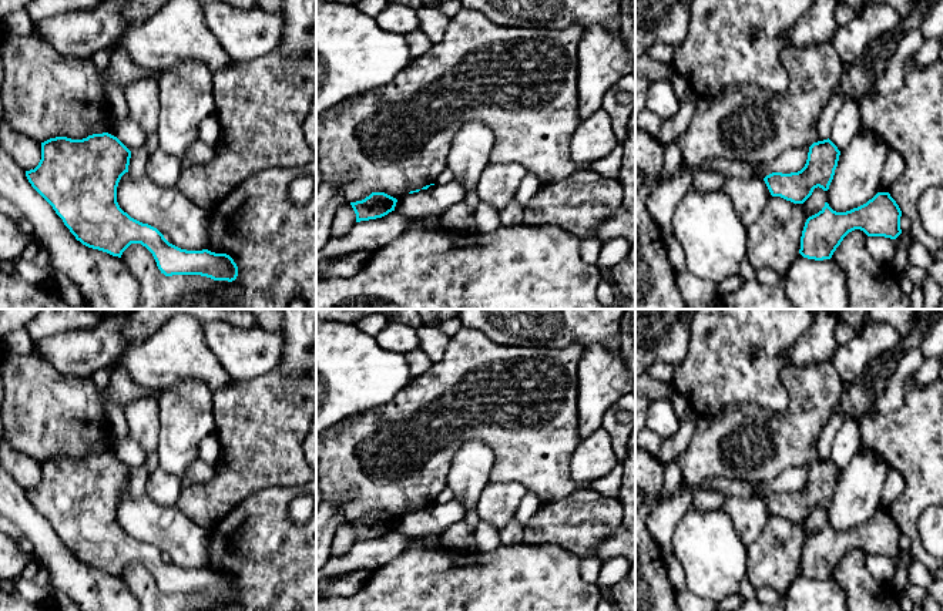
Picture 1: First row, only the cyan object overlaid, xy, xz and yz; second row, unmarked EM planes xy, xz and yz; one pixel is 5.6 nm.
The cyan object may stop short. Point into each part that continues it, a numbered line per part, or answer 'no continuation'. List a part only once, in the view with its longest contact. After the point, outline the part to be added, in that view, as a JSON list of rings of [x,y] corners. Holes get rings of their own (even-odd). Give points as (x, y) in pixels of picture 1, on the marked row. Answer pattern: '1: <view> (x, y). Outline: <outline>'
no continuation

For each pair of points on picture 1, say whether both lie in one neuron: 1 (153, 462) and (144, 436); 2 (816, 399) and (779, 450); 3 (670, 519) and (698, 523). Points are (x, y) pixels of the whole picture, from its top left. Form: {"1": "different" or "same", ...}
{"1": "different", "2": "same", "3": "different"}

